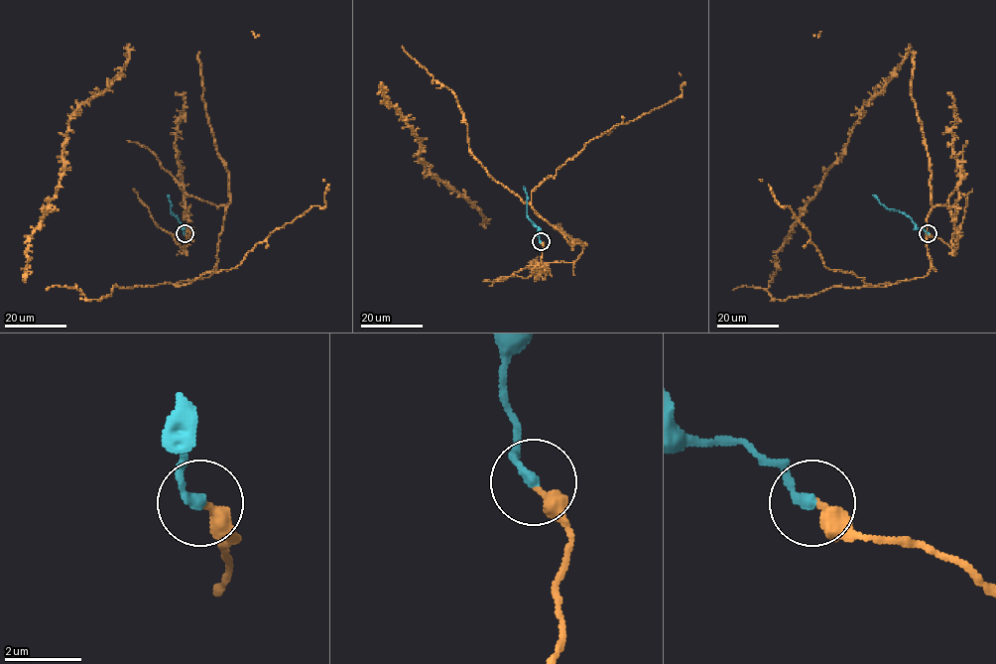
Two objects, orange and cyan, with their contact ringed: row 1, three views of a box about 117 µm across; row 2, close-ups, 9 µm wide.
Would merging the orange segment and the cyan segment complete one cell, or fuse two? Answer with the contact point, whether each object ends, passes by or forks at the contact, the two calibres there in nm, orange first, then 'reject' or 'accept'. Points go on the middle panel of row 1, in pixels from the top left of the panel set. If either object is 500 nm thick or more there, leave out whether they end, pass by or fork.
(541, 241) | orange ends | cyan ends | 360/260 nm | accept

